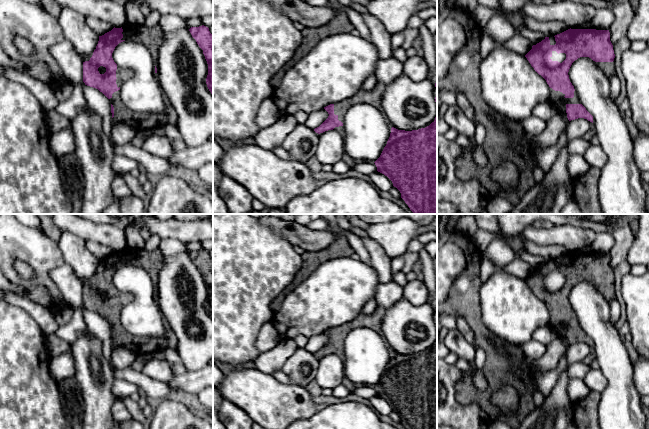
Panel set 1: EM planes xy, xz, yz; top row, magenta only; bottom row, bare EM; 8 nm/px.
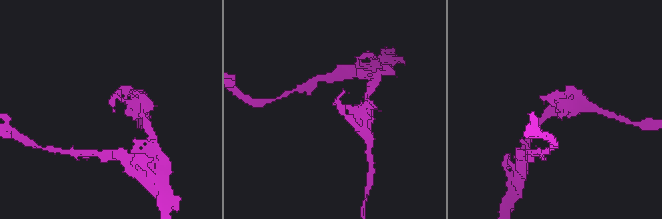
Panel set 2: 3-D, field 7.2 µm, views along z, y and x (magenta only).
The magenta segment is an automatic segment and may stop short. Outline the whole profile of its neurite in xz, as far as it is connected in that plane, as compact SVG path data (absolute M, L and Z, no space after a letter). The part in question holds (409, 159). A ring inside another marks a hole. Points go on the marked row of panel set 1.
M437 113L435 120L425 128L405 131L392 127L386 146L374 163L377 171L387 176L400 191L401 198L414 214L437 214Z

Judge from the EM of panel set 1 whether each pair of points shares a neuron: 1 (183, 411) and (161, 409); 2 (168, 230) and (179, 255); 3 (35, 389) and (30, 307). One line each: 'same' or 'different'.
1: same
2: different
3: different

